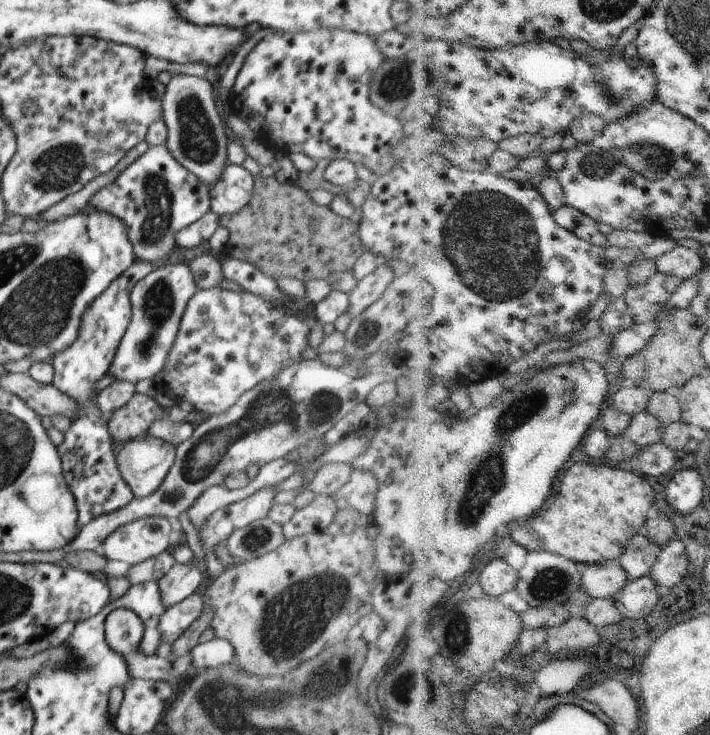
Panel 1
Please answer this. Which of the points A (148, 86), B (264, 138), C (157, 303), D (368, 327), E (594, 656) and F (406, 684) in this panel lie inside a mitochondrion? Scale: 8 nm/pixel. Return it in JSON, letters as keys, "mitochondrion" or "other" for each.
{"A":"other","B":"other","C":"mitochondrion","D":"mitochondrion","E":"other","F":"mitochondrion"}

